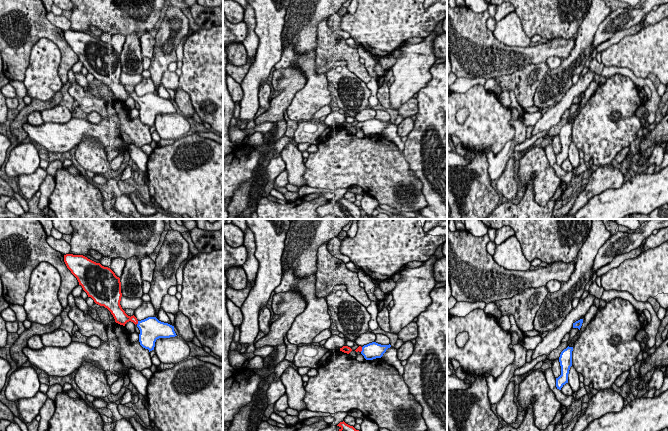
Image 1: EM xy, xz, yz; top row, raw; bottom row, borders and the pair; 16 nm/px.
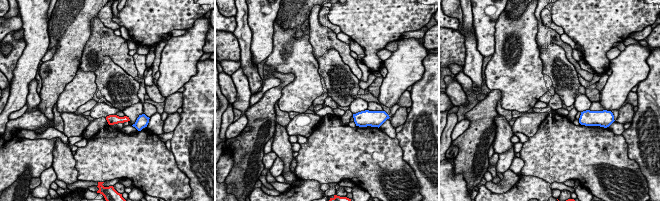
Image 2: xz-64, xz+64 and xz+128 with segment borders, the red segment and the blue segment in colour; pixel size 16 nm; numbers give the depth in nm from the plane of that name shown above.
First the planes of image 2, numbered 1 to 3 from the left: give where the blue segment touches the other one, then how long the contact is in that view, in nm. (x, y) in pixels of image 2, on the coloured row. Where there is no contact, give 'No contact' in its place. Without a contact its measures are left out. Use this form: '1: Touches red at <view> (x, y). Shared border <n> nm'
1: No contact
2: No contact
3: No contact

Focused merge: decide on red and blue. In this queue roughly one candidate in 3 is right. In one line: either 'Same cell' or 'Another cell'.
Same cell

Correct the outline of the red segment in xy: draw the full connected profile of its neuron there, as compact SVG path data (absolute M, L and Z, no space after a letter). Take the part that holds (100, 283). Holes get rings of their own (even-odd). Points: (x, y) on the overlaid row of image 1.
M66 254L64 262L88 297L96 304L107 308L116 323L125 326L131 321L139 328L140 345L149 352L154 350L157 339L177 336L174 326L161 322L156 317L138 321L134 315L130 317L125 313L120 305L122 297L120 278L110 268L83 255Z

